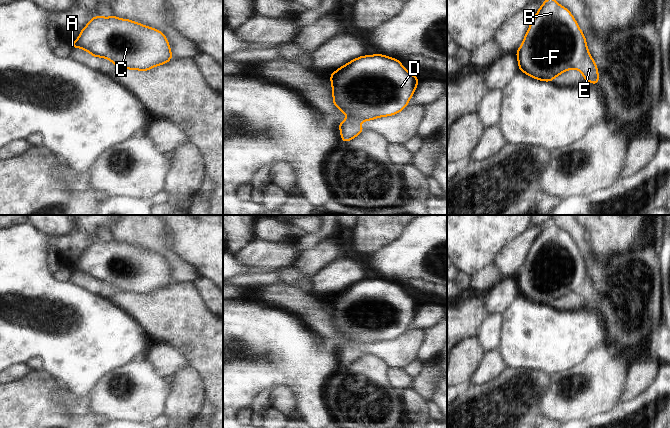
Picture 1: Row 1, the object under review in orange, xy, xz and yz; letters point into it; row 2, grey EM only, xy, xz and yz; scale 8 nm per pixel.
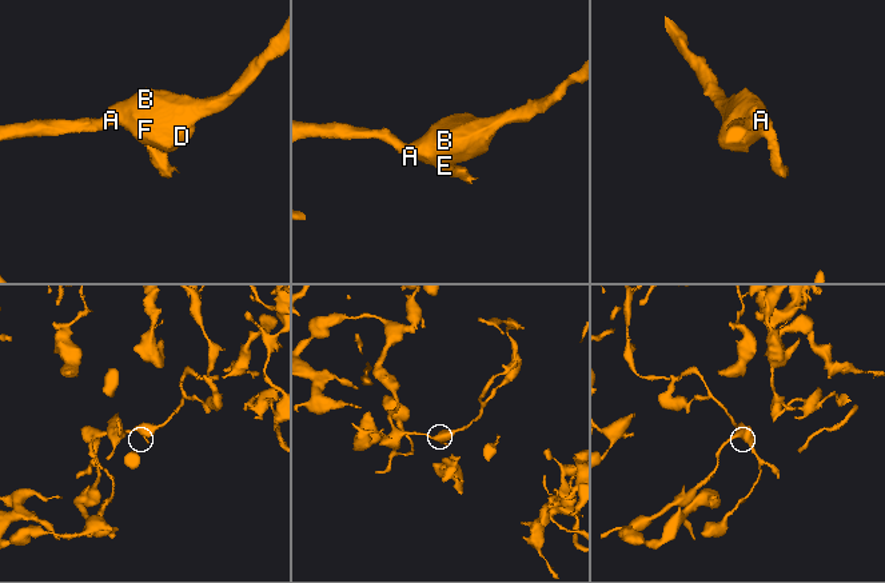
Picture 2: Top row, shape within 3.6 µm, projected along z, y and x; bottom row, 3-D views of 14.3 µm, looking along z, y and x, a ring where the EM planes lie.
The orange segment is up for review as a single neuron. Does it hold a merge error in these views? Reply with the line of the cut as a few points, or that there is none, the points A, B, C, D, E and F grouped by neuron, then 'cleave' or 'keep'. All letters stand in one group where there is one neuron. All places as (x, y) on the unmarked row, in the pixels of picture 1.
no cut; A B C D E F; keep

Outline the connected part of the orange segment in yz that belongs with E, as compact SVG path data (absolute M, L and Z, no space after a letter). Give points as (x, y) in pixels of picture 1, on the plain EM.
M552 220L545 224L539 232L526 256L520 272L516 276L516 280L518 282L519 295L537 304L552 306L556 300L575 292L584 299L584 305L591 305L593 309L599 307L598 292L588 275L584 258L570 235L559 229Z

